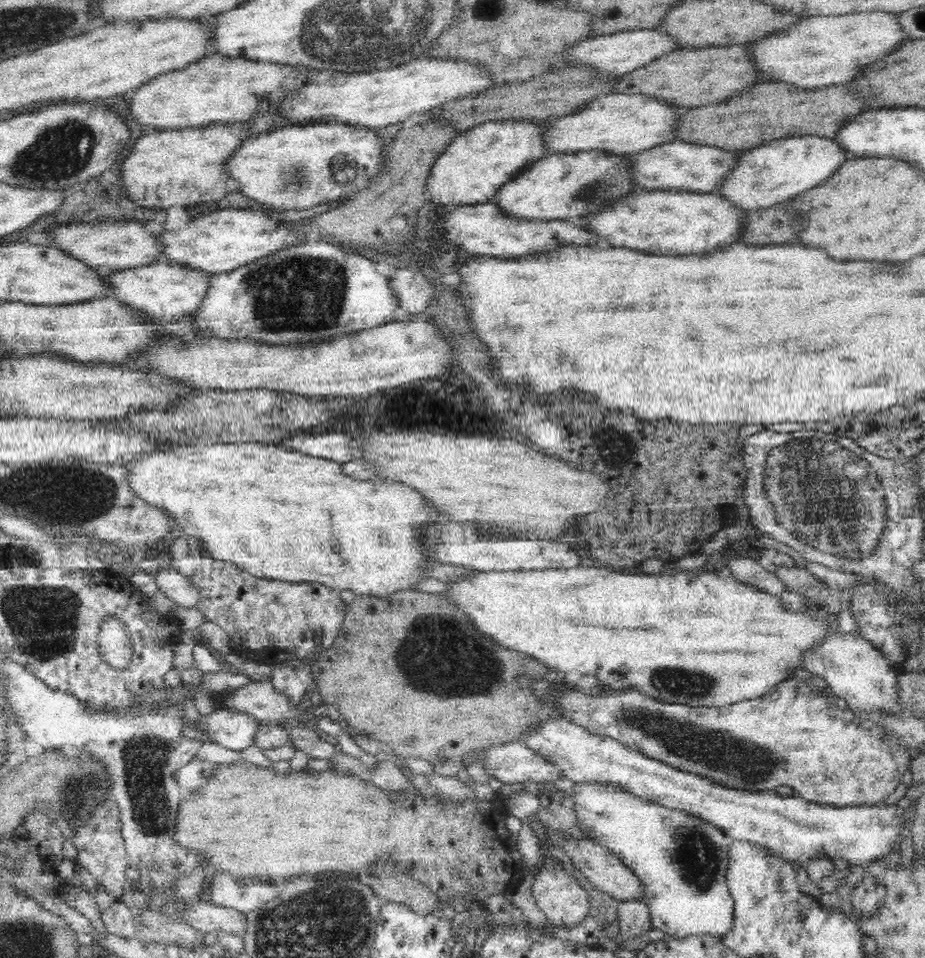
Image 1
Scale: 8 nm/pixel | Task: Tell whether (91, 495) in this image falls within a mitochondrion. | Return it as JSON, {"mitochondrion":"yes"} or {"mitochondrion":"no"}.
{"mitochondrion":"yes"}

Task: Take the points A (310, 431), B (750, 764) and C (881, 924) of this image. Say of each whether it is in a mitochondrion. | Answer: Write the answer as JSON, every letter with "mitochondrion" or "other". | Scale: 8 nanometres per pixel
{"A":"other","B":"mitochondrion","C":"other"}

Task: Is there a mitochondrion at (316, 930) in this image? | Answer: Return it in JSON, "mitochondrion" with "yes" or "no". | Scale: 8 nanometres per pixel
{"mitochondrion":"yes"}

